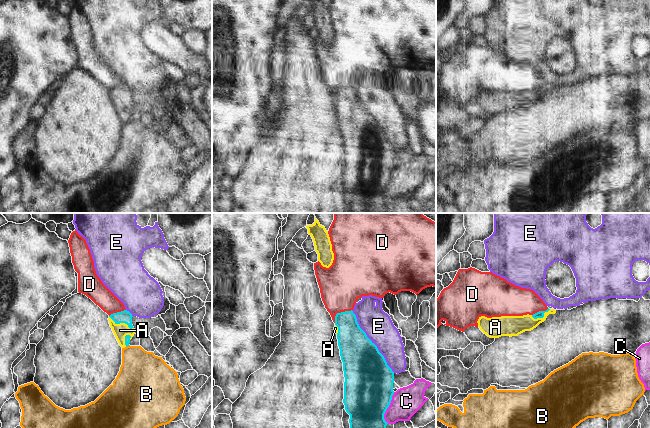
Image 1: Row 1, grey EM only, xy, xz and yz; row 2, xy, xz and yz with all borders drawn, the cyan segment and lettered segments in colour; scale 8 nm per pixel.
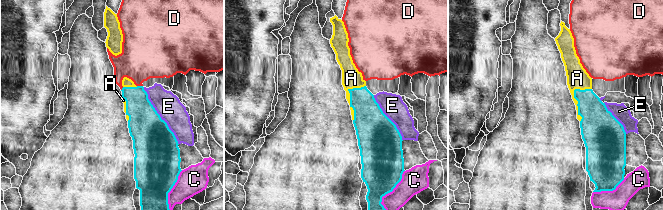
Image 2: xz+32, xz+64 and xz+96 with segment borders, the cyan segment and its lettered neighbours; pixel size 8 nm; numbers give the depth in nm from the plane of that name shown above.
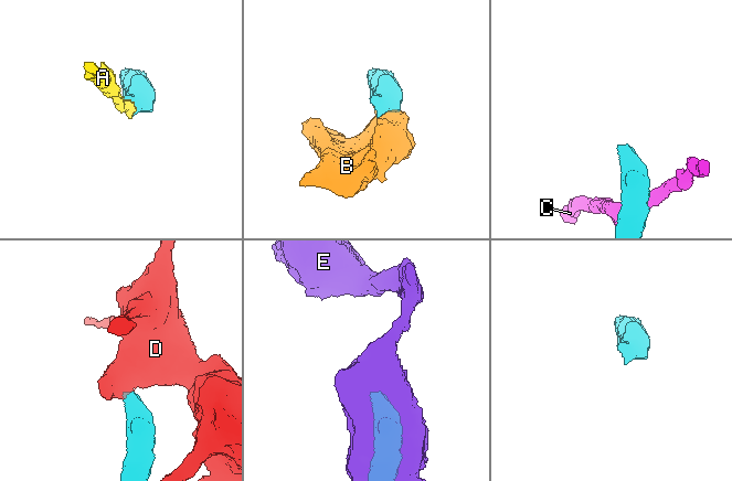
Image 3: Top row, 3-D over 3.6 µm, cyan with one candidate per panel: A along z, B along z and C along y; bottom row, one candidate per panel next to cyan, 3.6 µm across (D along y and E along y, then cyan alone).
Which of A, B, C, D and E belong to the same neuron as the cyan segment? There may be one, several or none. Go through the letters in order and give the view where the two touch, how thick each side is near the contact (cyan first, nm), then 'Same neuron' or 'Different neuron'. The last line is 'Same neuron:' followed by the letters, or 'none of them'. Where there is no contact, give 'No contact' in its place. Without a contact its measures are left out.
A: Touches cyan in xy. Thickness 100 nm (cyan) against 110 nm. Same neuron
B: Touches cyan in xy. Thickness 50 nm (cyan) against 340 nm. Different neuron
C: Touches cyan in xz. Thickness 400 nm (cyan) against 240 nm. Different neuron
D: Touches cyan in xz. Thickness 240 nm (cyan) against 340 nm. Different neuron
E: Touches cyan in xz. Thickness 360 nm (cyan) against 240 nm. Different neuron
Same neuron: A.

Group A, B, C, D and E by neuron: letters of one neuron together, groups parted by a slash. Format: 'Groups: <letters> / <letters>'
Groups: A / B / C / D / E.

